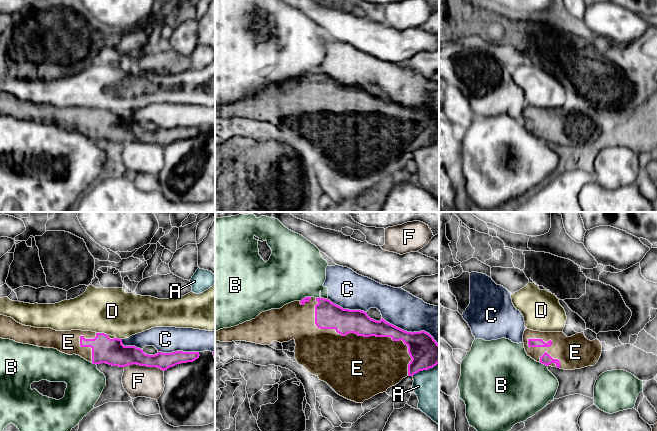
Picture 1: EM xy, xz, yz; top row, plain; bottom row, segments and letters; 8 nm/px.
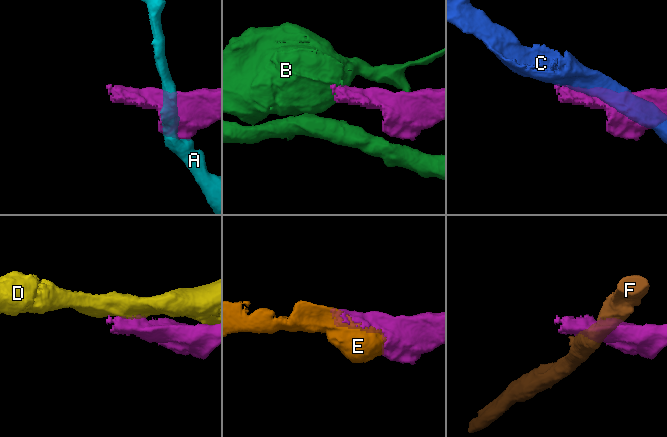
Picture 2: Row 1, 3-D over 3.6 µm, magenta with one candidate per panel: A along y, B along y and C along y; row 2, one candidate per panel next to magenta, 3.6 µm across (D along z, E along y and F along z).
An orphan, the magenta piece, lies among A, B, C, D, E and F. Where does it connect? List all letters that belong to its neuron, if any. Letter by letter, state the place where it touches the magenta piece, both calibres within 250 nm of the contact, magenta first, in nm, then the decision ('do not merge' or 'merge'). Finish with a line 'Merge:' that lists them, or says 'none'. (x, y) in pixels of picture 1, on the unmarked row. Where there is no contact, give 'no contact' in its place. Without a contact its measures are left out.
A: xz (425, 145) | 240/360 nm | do not merge
B: yz (543, 139) | 90/460 nm | do not merge
C: xz (411, 108) | 240/300 nm | do not merge
D: xy (102, 109) | 200/380 nm | do not merge
E: xz (363, 111) | 200/480 nm | merge
F: xy (144, 141) | 190/260 nm | do not merge
Merge: E

